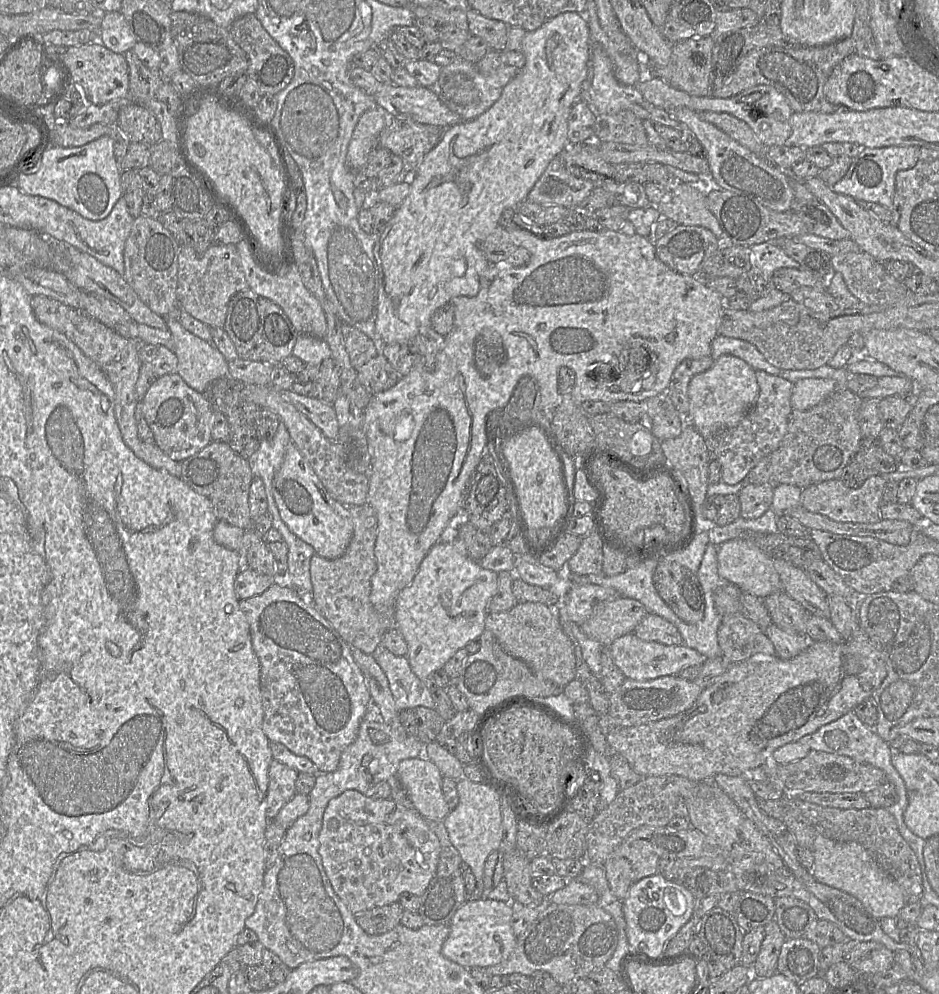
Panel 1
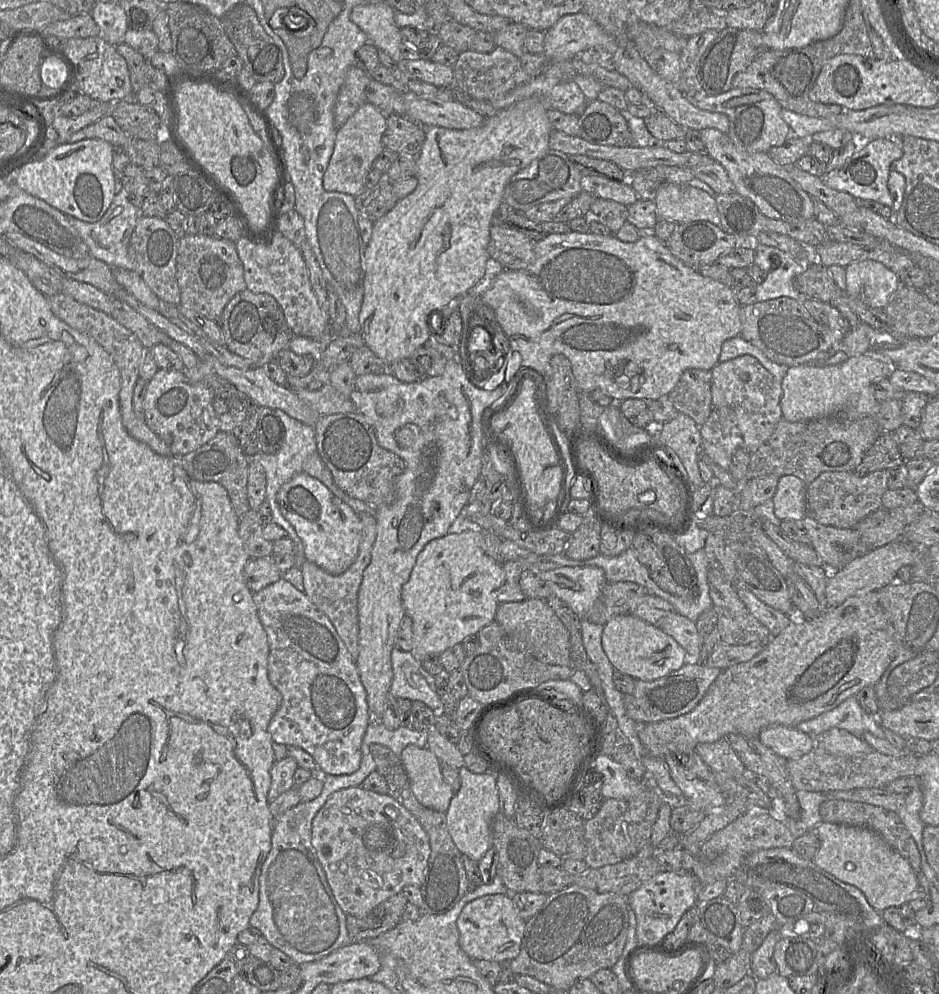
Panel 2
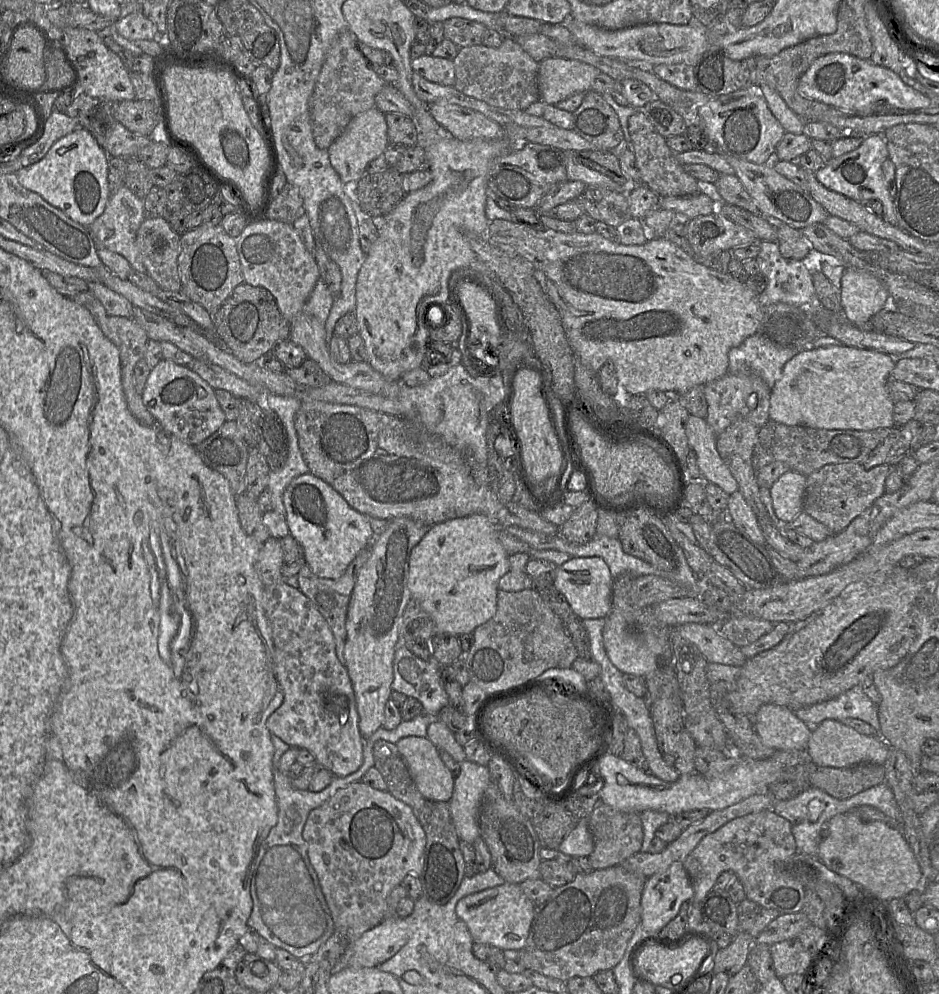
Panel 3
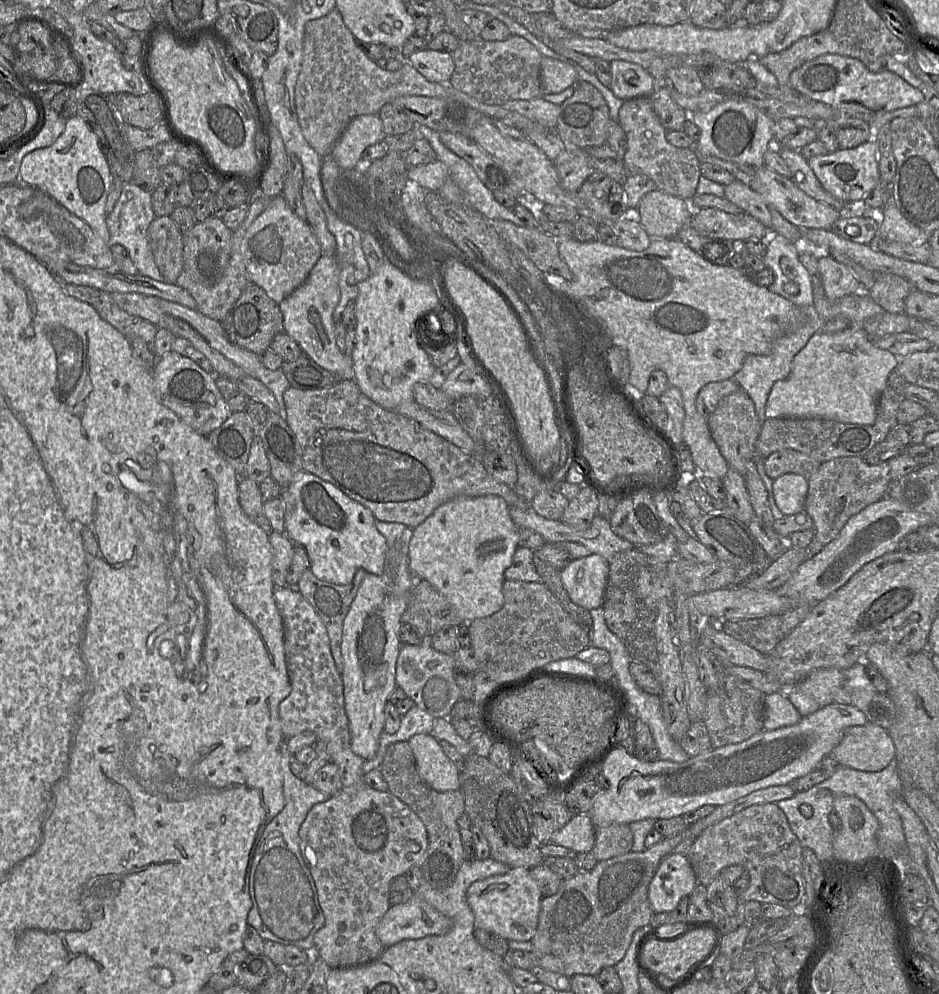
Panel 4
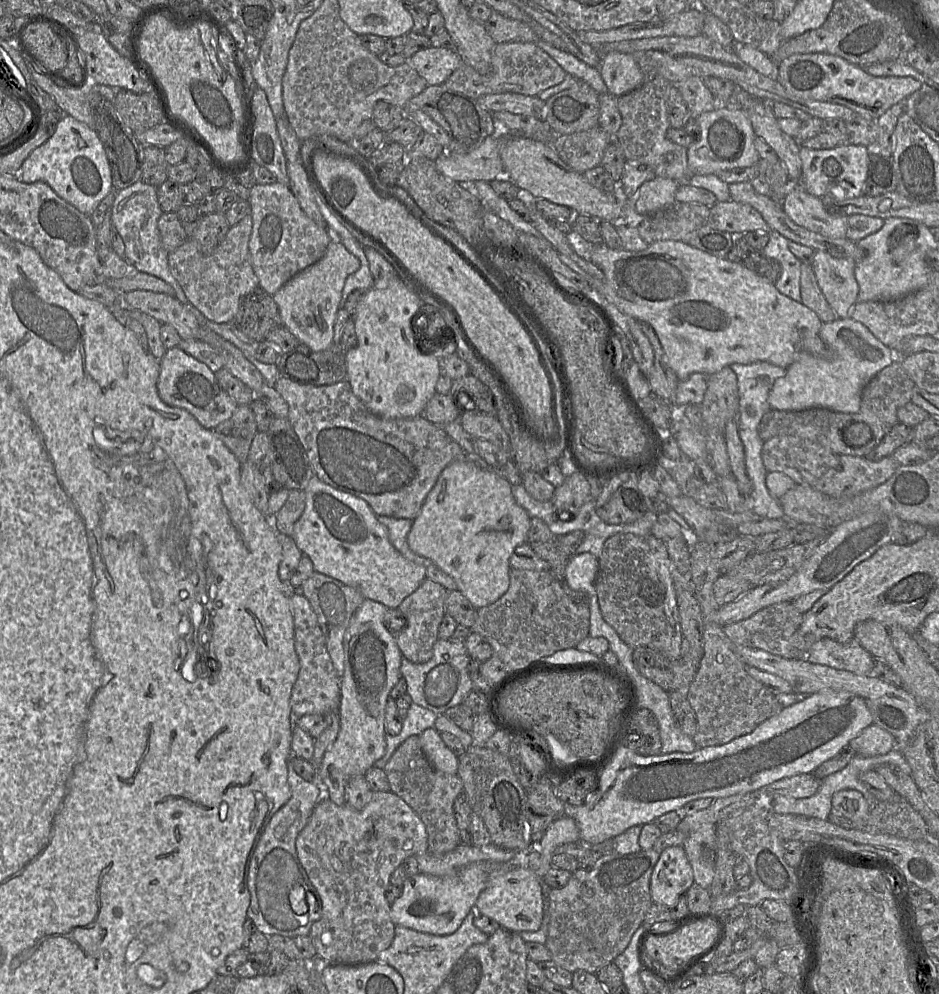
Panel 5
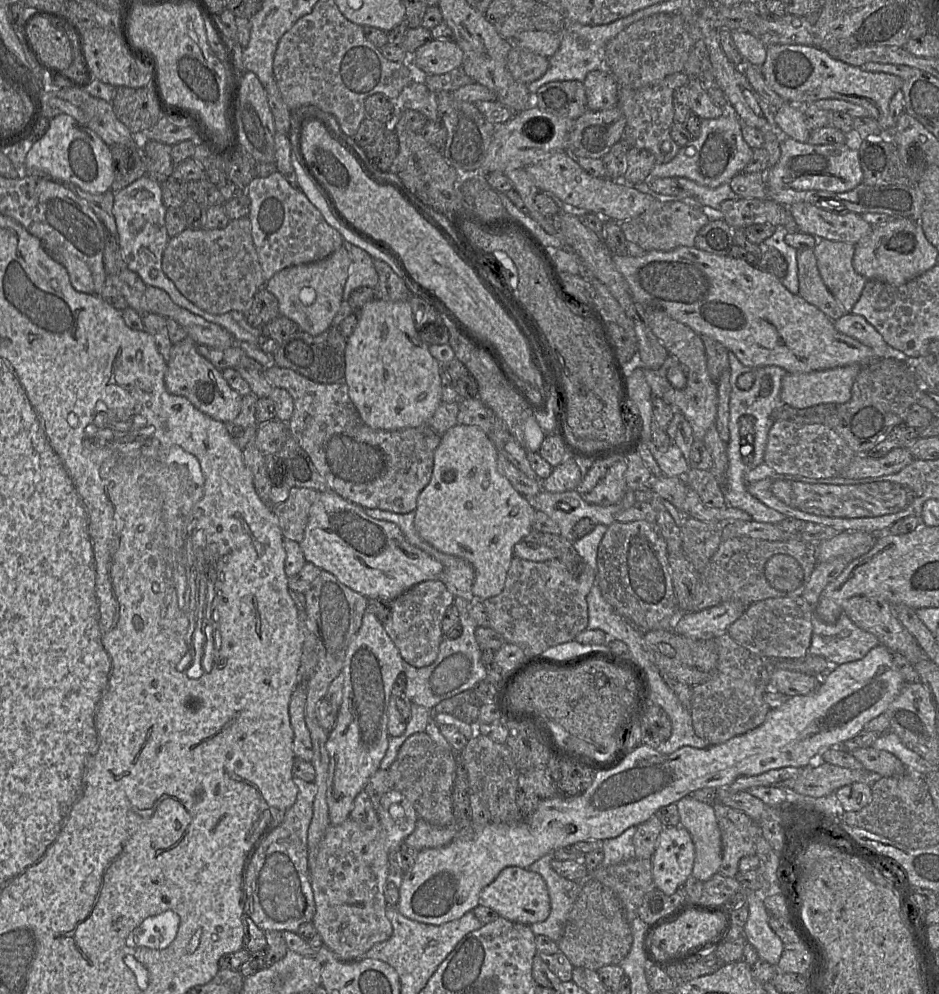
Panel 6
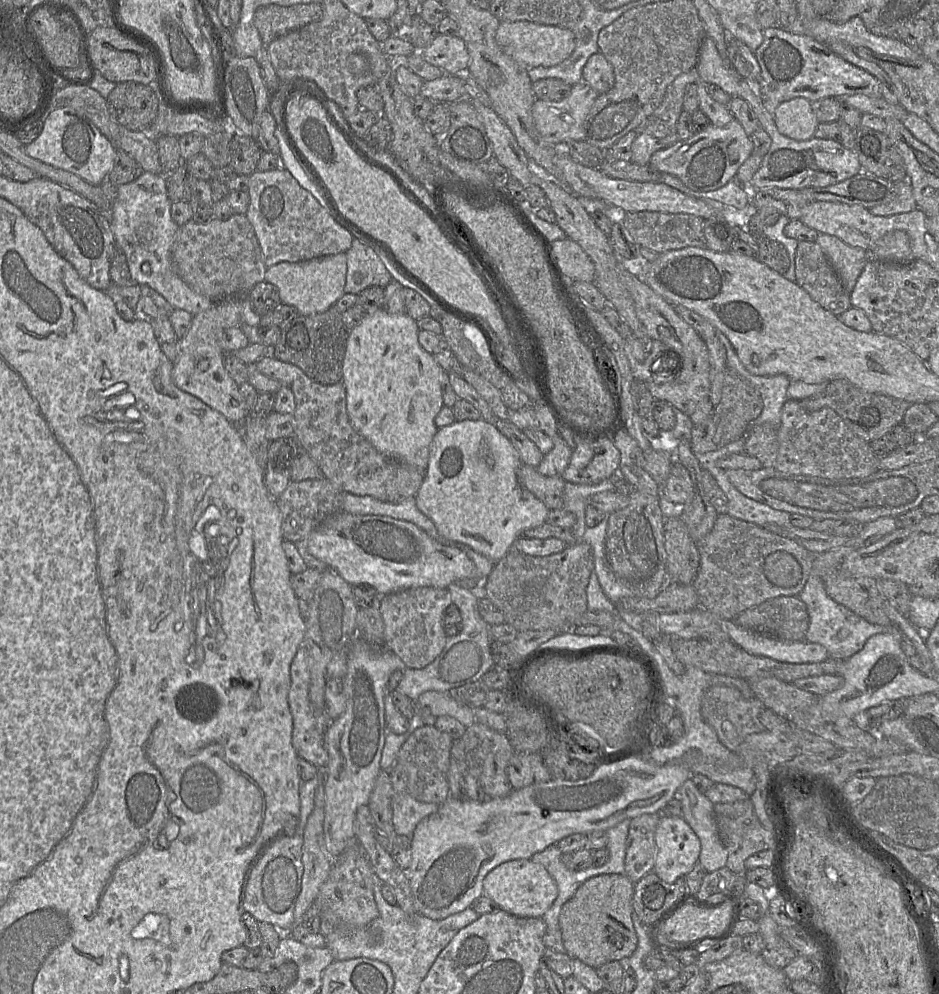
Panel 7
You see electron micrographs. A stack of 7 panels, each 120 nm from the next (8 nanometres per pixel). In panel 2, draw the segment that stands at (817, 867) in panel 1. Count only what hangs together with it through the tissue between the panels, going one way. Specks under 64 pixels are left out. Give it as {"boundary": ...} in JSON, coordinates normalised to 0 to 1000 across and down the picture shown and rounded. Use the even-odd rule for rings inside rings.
{"boundary":[[[874,827],[868,834],[873,846],[866,868],[875,875],[884,878],[892,885],[914,893],[922,902],[924,908],[935,918],[946,912],[960,912],[976,898],[979,892],[976,877],[968,867],[933,837],[922,832],[904,831],[884,827]]]}

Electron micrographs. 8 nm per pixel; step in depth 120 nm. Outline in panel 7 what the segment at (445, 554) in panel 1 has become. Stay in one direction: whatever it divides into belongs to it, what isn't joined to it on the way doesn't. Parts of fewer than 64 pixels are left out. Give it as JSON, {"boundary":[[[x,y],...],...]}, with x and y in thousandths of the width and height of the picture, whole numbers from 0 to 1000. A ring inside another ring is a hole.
{"boundary":[[[514,422],[511,423],[493,423],[485,424],[478,429],[466,431],[464,438],[458,449],[457,464],[453,473],[453,479],[448,490],[446,491],[442,501],[444,511],[462,526],[470,541],[476,545],[486,545],[499,549],[505,554],[515,558],[524,565],[532,564],[545,551],[548,550],[555,536],[559,533],[571,531],[579,527],[583,523],[586,513],[572,502],[564,494],[562,494],[552,482],[552,473],[555,470],[551,453],[547,451],[543,443],[537,439],[524,427]]]}

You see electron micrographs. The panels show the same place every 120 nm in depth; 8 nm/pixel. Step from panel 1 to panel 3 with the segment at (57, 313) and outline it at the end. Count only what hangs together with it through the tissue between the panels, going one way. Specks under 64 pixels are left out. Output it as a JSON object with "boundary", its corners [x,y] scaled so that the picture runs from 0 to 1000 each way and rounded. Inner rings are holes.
{"boundary":[[[96,293],[84,295],[78,298],[77,302],[89,308],[97,315],[111,337],[127,351],[130,389],[140,416],[150,427],[154,429],[164,429],[165,422],[157,412],[152,405],[151,397],[145,394],[143,387],[143,370],[145,366],[153,360],[159,343],[155,333],[142,320],[116,317],[109,305]]]}

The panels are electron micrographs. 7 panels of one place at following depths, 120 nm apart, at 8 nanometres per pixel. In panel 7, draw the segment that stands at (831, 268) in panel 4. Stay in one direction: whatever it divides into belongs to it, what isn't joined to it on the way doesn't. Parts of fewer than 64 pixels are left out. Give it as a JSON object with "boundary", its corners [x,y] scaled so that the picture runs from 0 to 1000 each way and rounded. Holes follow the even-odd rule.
{"boundary":[[[872,235],[869,244],[891,275],[899,291],[906,296],[913,281],[924,264],[925,256],[883,235]]]}

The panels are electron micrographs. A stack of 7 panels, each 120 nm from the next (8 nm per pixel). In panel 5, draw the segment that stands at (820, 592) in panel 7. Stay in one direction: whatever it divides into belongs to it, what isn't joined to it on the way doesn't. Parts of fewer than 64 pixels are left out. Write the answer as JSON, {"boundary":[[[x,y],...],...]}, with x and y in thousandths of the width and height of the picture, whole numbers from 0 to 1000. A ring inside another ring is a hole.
{"boundary":[[[881,641],[869,645],[857,662],[868,668],[927,680],[932,664],[911,642],[902,647],[894,647]]]}

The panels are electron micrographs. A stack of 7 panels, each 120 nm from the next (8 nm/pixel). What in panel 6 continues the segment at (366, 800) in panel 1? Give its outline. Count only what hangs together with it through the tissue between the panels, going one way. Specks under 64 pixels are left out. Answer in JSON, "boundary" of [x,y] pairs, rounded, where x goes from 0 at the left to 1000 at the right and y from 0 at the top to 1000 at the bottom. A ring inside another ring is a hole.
{"boundary":[[[421,793],[410,798],[406,803],[401,820],[403,832],[386,832],[373,822],[363,829],[351,829],[341,847],[334,869],[331,872],[328,870],[335,906],[335,921],[332,928],[343,944],[344,951],[353,956],[360,966],[366,968],[388,964],[389,959],[398,951],[416,943],[419,934],[411,922],[413,909],[409,902],[410,889],[416,884],[414,859],[425,854],[441,836],[446,824],[438,807]]]}

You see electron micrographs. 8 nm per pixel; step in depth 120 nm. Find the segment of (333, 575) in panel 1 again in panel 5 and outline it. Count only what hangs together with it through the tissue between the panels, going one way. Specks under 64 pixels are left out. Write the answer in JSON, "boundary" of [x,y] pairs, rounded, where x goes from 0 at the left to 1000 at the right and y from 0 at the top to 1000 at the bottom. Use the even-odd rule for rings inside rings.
{"boundary":[[[335,574],[317,594],[327,602],[338,620],[355,671],[363,683],[366,678],[366,639],[374,623],[389,602],[380,592]]]}

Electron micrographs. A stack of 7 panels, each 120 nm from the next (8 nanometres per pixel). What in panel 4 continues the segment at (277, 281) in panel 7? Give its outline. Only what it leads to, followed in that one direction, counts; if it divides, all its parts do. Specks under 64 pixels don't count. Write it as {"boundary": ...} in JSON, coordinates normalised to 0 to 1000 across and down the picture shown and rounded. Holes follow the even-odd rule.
{"boundary":[[[343,256],[325,284],[314,291],[298,306],[301,316],[302,334],[317,345],[322,354],[331,359],[343,370],[356,374],[365,382],[377,380],[376,364],[358,347],[355,314],[362,301],[362,268],[357,258]]]}

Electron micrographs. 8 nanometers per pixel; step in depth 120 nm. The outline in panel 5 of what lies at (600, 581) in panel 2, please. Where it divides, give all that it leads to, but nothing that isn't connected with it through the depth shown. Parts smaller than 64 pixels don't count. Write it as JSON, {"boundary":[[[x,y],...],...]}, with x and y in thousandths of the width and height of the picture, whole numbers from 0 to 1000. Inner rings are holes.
{"boundary":[[[627,556],[611,557],[603,566],[602,587],[610,595],[621,596],[627,601],[635,597],[638,562]]]}

